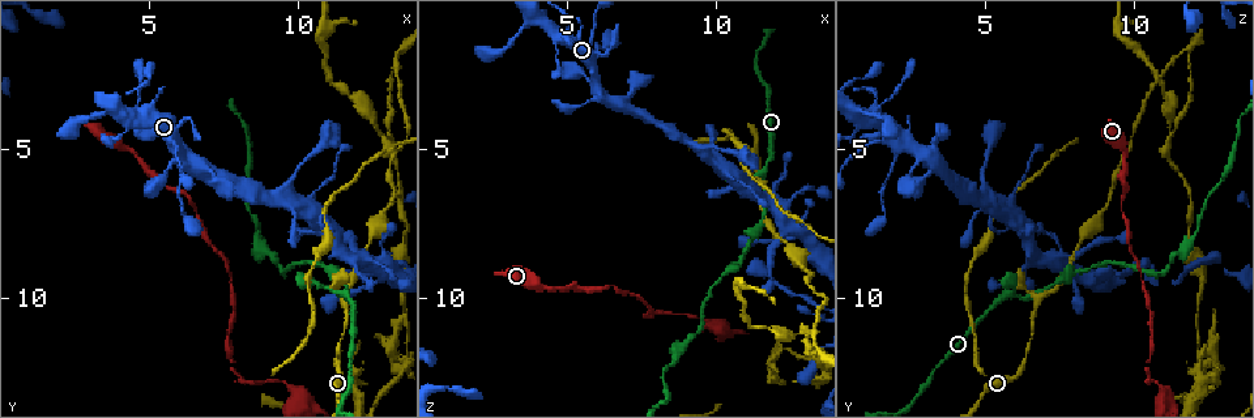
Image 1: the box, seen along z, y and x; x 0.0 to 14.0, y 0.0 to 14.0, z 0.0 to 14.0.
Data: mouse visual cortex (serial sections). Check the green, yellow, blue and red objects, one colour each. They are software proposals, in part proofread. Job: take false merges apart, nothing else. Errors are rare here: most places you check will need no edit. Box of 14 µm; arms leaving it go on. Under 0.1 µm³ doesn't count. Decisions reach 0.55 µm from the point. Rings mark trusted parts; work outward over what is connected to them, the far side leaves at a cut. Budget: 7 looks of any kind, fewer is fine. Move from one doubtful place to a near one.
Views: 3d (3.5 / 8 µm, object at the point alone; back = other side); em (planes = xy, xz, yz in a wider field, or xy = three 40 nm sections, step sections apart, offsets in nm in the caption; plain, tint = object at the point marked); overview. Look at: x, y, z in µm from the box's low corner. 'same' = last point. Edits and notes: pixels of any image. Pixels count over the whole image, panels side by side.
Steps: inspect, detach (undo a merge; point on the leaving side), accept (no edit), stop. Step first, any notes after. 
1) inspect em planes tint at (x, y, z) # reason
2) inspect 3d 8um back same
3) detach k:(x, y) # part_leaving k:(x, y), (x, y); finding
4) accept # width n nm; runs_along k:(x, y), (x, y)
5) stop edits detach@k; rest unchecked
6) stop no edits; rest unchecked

inspect 3d 3.5um at (10.1, 13.4, 11.1) # four arms meet

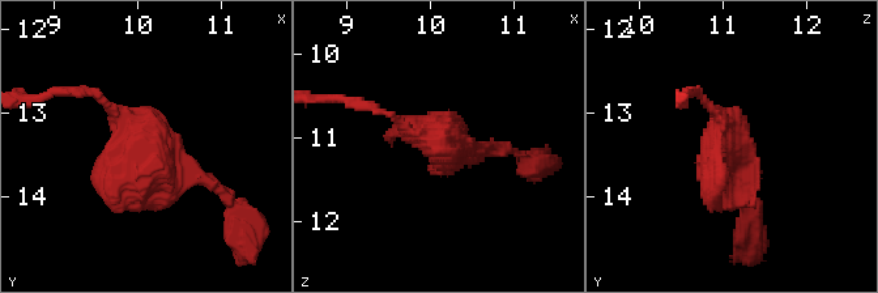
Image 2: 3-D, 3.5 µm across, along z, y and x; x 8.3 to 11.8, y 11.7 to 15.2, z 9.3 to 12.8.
inspect em xy step 2 tint at (10.15, 13.30, 11.00)

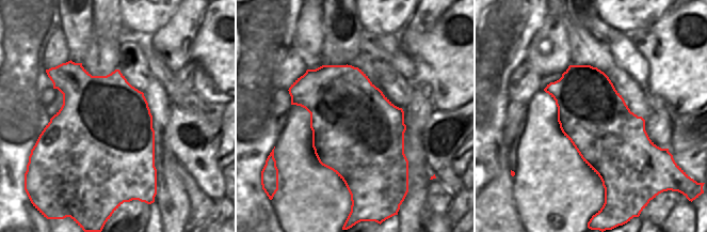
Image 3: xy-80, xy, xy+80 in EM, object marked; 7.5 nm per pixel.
accept # arms 4; arm_widths 100, 150, 200, 250 nm; runs_along 2:(86, 92), (182, 175), (218, 187); one cell here

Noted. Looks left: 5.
inspect 3d 8um at (5.9, 5.3, 2.1)

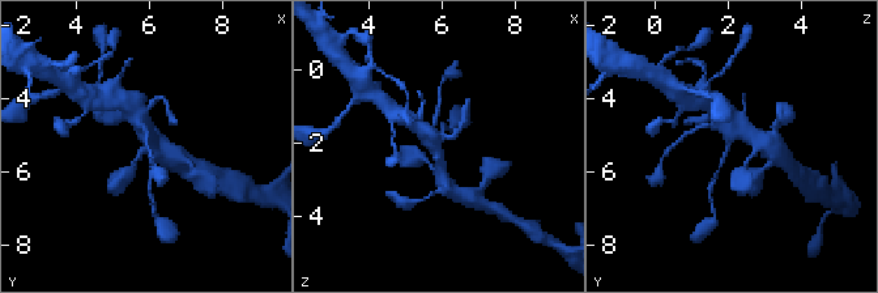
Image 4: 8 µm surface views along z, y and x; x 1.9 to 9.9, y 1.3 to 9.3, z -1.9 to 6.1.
inspect em xy step 1 tint at (5.9, 5.4, 1.9) # arm_widths 150, 450 nm; need the tissue

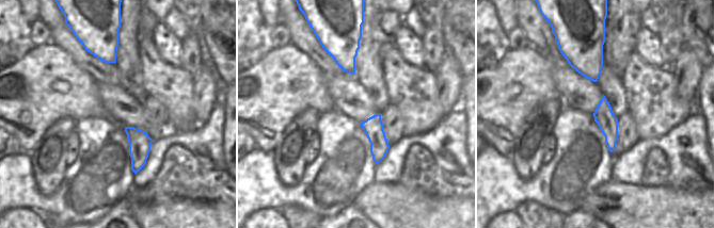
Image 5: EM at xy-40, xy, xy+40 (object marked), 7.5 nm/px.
accept # runs_along 4:(139, 114), (152, 158), (150, 179); one cell here

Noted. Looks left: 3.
inspect 3d 8um at (13.3, 2.0, 11.9) # three arms meet

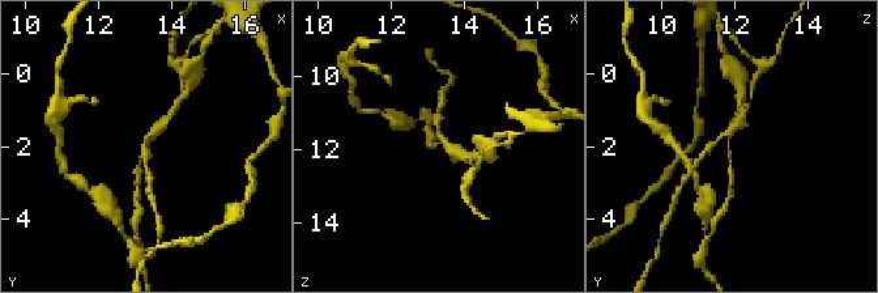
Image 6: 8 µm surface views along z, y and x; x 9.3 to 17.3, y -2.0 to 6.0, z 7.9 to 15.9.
inspect 3d 3.5um back at (13.3, 2.0, 11.8) # closer look

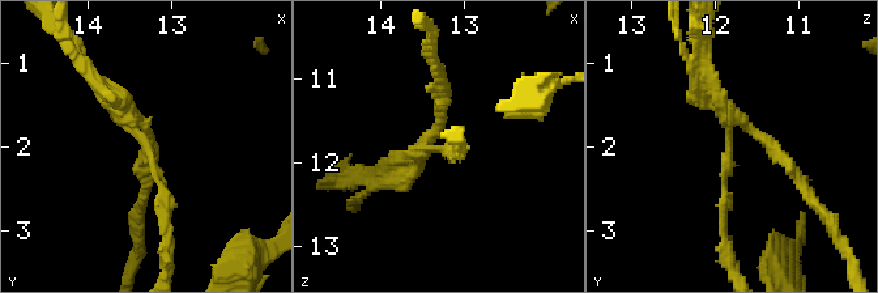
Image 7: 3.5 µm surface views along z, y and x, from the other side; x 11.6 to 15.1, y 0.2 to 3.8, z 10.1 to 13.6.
inspect em xy step 5 tint at (13.25, 2.05, 11.85) # arms 3; arm_widths 150, 150, 200 nm; now the EM

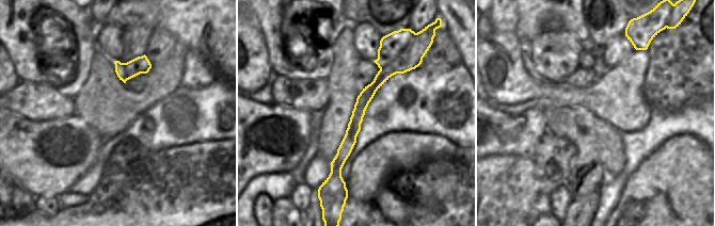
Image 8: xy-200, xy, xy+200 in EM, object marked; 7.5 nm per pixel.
detach 7:(725, 165) # part_leaving 7:(729, 126), (723, 202), (727, 246); a second cell is stuck on

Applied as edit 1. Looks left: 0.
stop edits detach@7; rest unchecked

